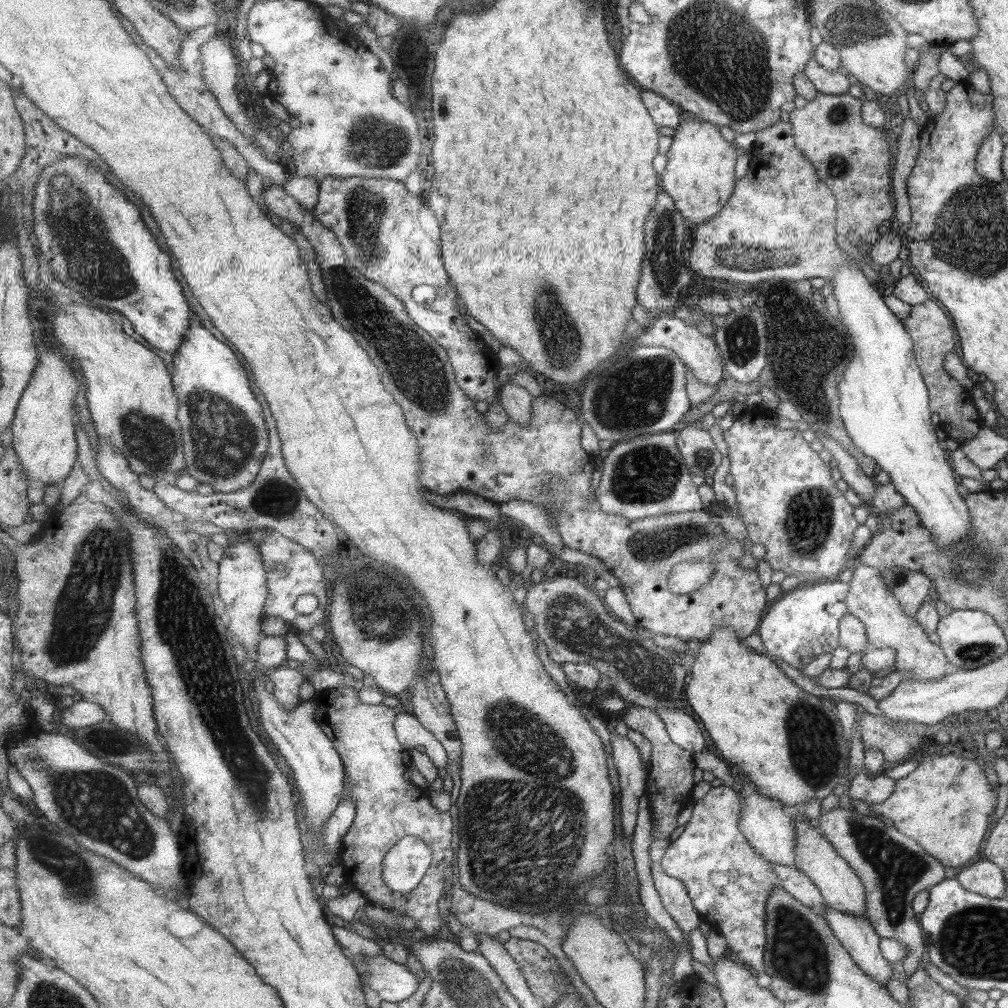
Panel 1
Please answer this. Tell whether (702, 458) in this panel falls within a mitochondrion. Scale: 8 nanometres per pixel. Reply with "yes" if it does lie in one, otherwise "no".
yes

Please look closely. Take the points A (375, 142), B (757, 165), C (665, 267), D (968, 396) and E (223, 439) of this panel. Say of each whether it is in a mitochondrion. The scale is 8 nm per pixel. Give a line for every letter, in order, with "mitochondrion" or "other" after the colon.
A: mitochondrion
B: other
C: mitochondrion
D: other
E: mitochondrion

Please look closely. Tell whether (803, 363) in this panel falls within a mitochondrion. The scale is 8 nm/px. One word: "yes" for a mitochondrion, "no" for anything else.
no

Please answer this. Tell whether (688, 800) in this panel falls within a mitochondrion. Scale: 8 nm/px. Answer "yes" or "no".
no

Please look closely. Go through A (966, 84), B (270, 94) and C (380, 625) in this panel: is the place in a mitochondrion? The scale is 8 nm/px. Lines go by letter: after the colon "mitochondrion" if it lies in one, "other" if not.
A: other
B: other
C: mitochondrion

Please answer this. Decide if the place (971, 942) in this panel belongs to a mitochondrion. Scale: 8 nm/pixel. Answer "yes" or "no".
yes

